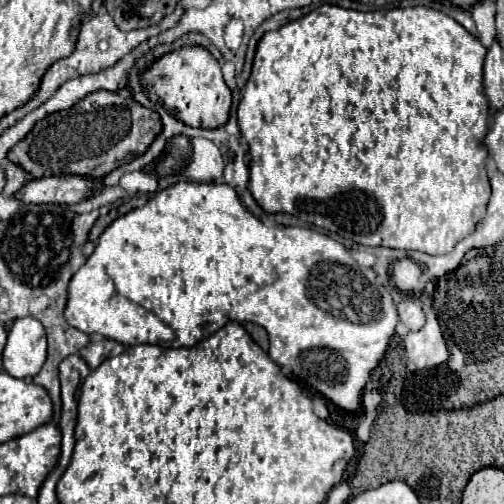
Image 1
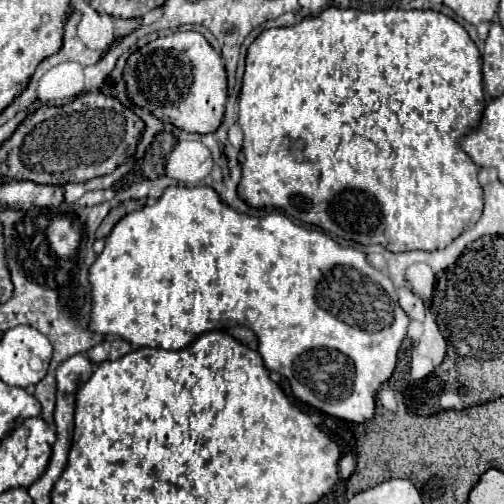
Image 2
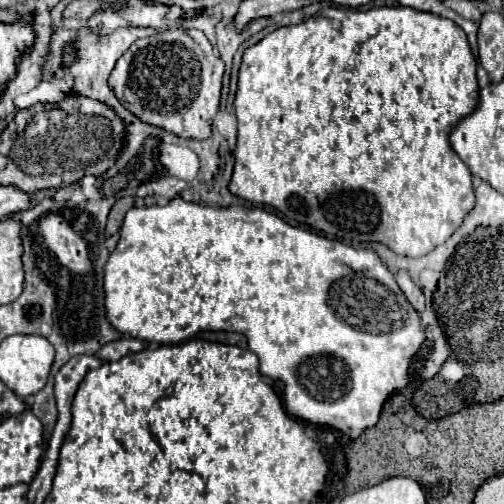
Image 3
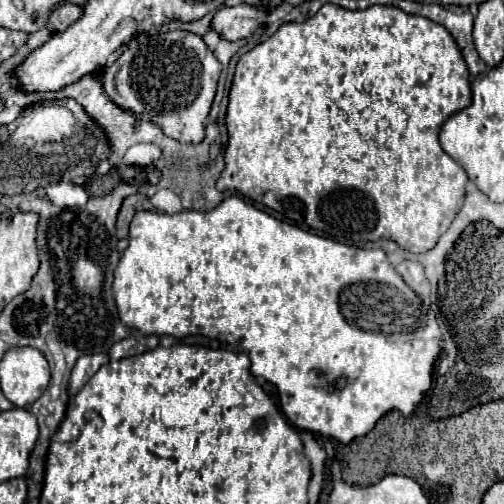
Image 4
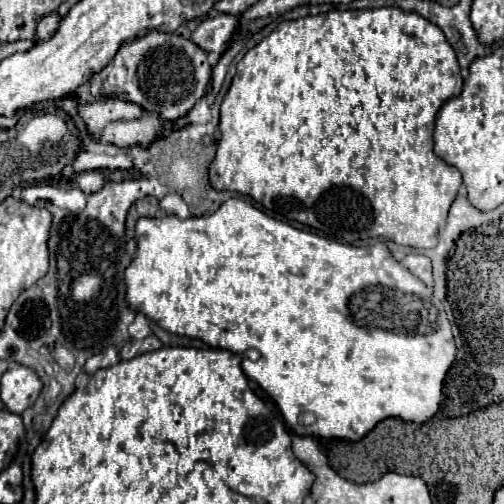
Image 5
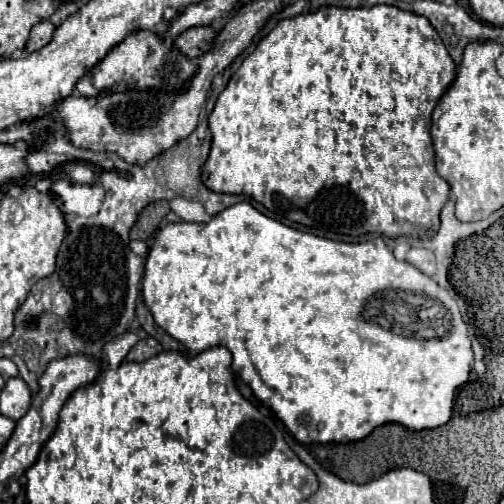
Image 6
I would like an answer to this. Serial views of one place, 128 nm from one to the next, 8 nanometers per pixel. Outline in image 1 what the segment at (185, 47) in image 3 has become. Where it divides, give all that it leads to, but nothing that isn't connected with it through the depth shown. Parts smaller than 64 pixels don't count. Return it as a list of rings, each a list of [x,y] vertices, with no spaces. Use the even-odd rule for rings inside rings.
[[[200,46],[182,48],[180,52],[162,56],[148,68],[148,72],[144,72],[142,84],[152,102],[162,102],[172,116],[184,124],[192,124],[194,128],[218,128],[228,122],[232,92],[222,78],[220,64]]]

